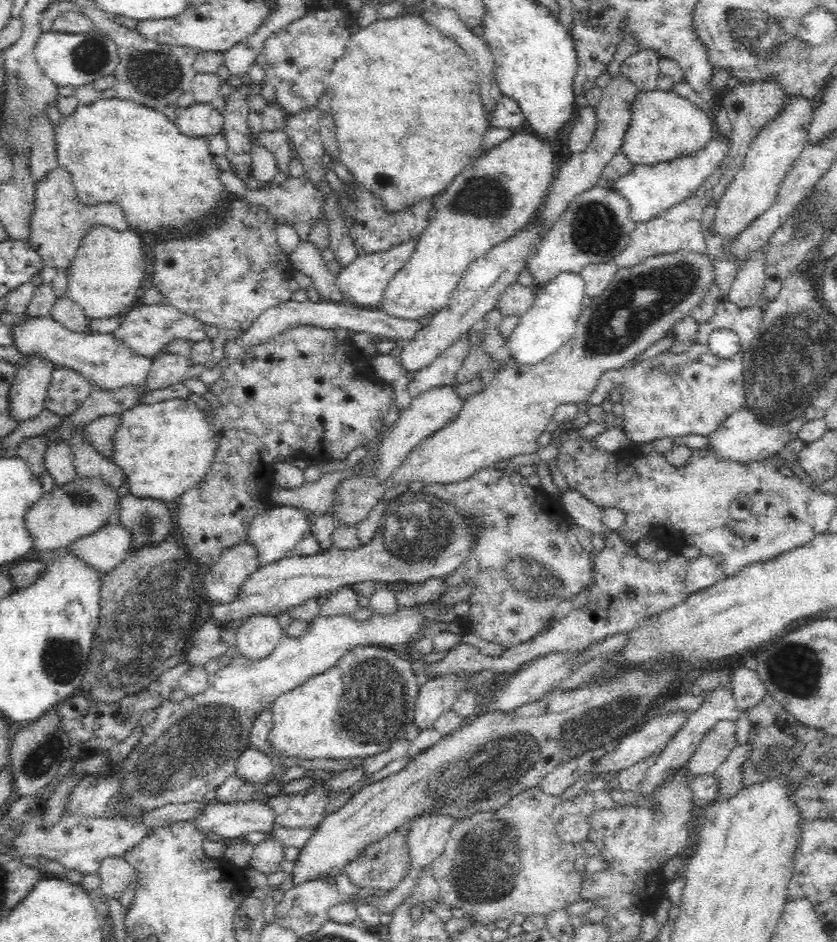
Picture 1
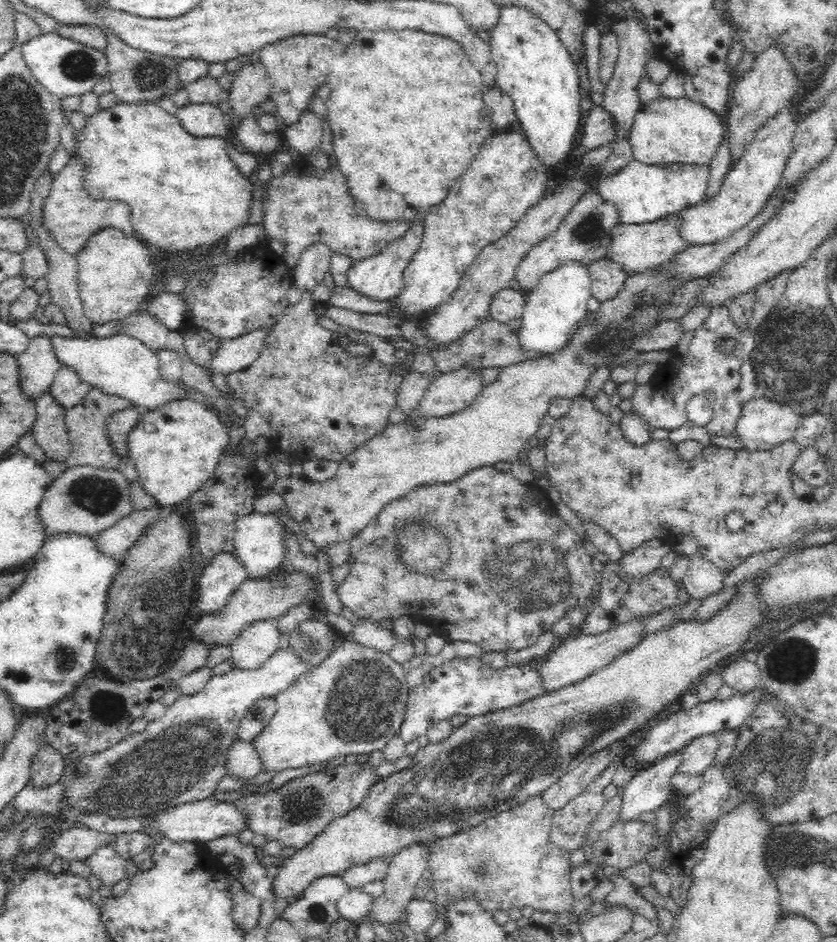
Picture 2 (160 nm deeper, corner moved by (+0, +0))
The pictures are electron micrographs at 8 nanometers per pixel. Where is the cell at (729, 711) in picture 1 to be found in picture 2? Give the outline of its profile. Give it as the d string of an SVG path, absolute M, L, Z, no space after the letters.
M682 750L673 751L657 760L646 770L636 772L625 786L620 806L620 821L639 818L644 812L668 804L672 792L672 776L682 764Z

